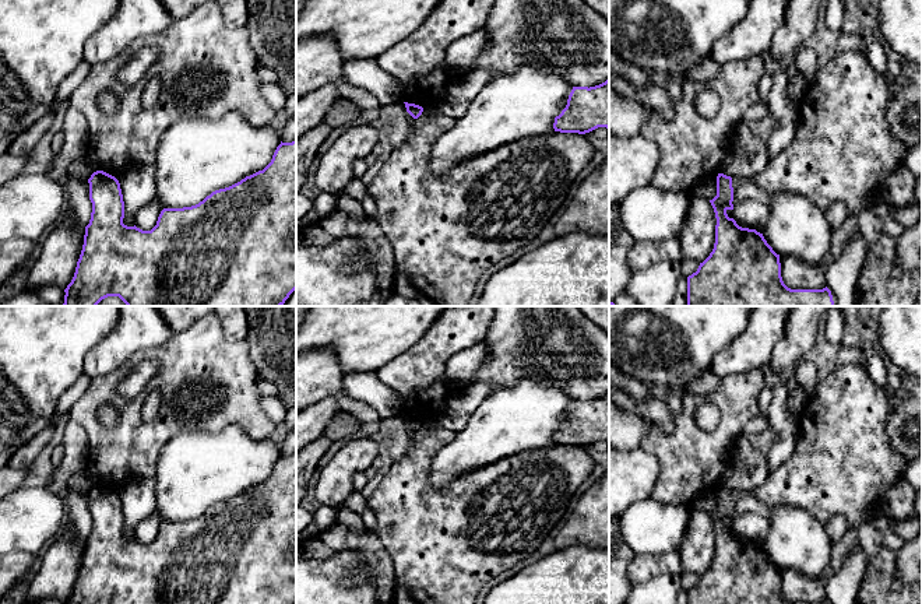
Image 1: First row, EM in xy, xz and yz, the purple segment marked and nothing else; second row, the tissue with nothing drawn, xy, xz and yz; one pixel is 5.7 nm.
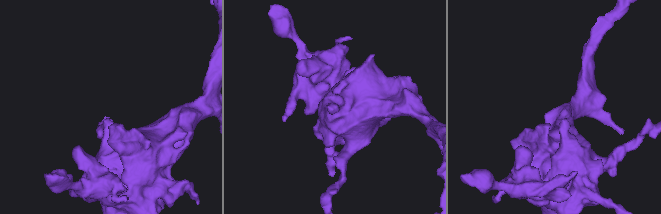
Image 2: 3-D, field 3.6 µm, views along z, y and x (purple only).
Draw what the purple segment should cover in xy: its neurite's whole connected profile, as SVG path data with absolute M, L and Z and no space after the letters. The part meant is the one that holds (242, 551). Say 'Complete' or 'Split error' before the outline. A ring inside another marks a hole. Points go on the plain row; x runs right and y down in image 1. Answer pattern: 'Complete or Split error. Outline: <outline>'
Complete. Outline: M296 453L277 460L271 475L240 495L212 505L191 520L163 522L151 544L123 537L119 494L96 484L88 492L92 526L71 596L64 604L295 604Z

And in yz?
Complete. Outline: M724 487L717 489L717 509L710 513L715 531L715 556L710 569L700 576L696 586L687 590L687 604L830 604L827 600L823 603L791 603L781 590L780 568L767 556L763 547L756 542L742 541L733 531L729 531L726 524L733 523L733 501L732 491Z

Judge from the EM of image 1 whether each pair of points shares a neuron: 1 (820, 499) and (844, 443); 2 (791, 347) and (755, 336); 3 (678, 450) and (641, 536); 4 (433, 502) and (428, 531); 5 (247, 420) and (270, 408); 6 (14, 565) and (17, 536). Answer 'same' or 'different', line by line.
1: same
2: different
3: different
4: same
5: different
6: different

